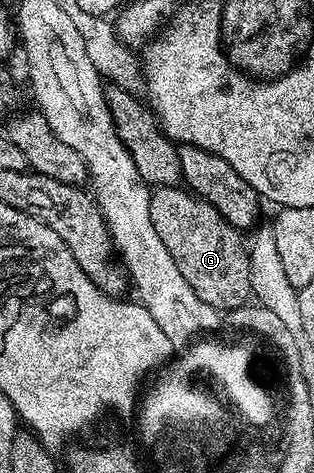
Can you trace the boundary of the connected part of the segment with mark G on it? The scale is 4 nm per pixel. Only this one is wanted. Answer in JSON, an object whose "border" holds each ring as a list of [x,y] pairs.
{"border":[[[162,185],[154,188],[149,198],[155,235],[159,235],[167,251],[171,251],[175,267],[179,267],[183,279],[187,279],[191,291],[195,291],[203,303],[211,303],[211,307],[218,311],[232,311],[246,304],[253,288],[247,245],[239,230],[227,223],[227,219],[223,219],[211,203],[189,192],[188,188]]]}

